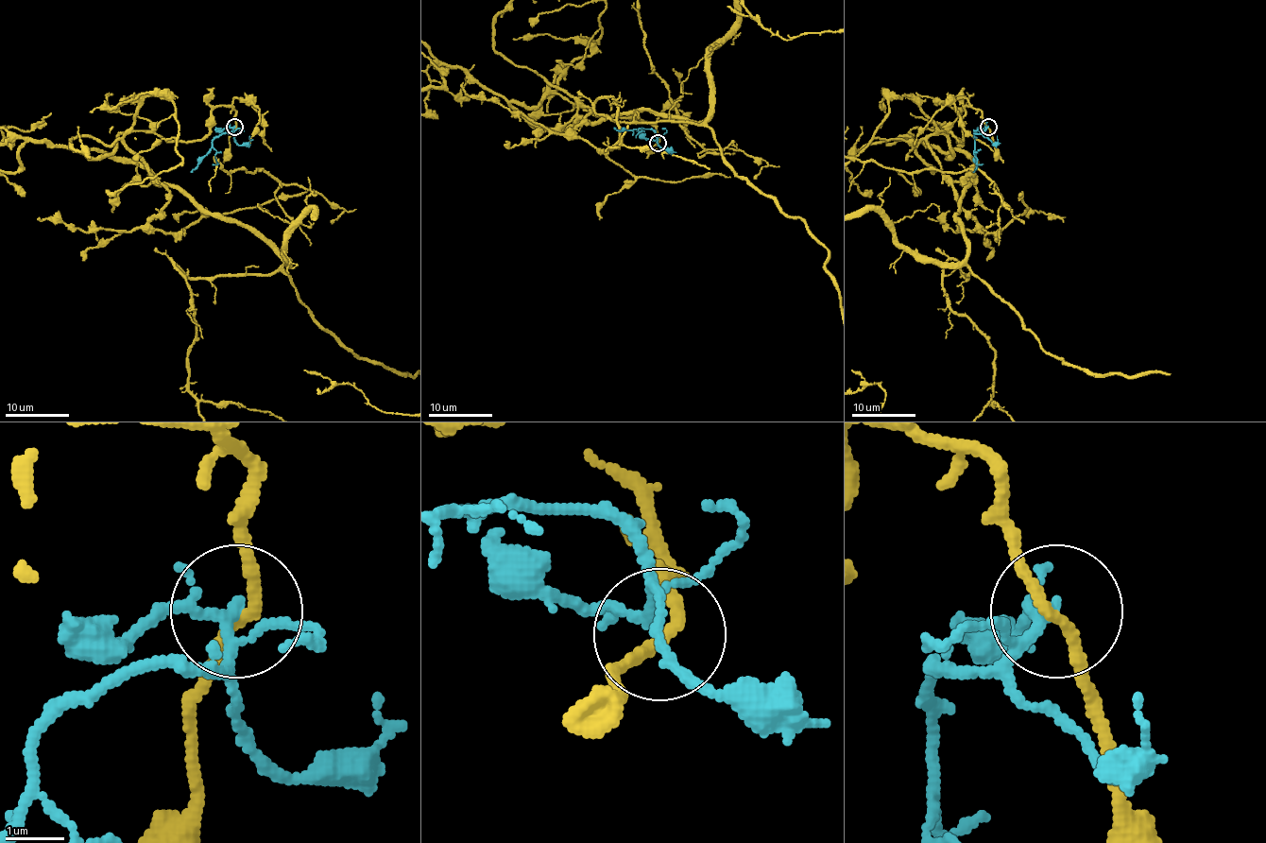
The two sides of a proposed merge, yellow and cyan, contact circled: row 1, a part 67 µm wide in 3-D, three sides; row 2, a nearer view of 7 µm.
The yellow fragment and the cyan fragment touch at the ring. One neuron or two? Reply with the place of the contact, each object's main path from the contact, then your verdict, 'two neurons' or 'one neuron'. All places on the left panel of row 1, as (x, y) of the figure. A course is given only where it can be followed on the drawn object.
at (234, 127); yellow runs (234, 128), (218, 107), (202, 139), (124, 144), (248, 225), (308, 312), (404, 375); cyan runs (234, 128), (231, 134), (223, 132), (212, 142), (211, 151), (191, 172); two neurons

